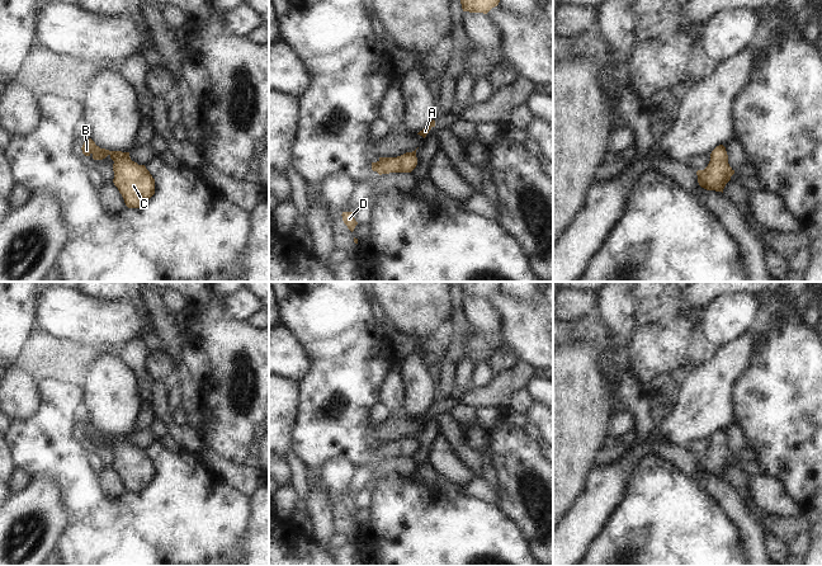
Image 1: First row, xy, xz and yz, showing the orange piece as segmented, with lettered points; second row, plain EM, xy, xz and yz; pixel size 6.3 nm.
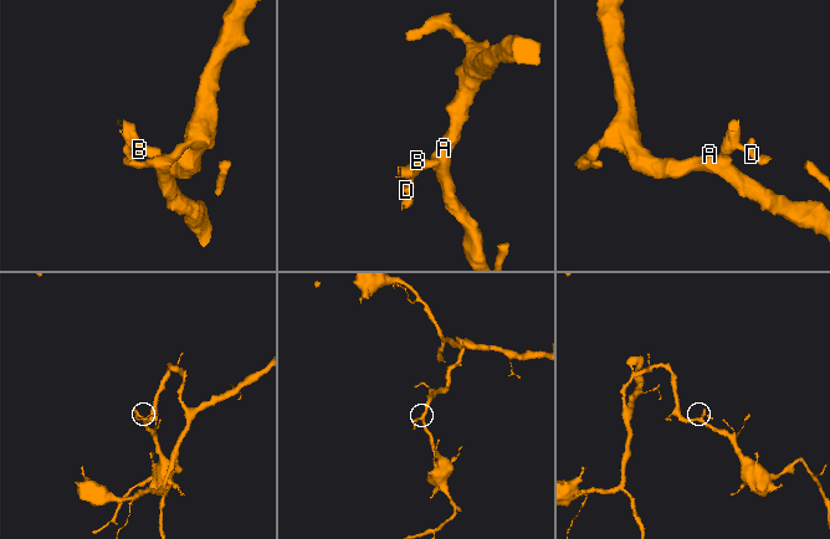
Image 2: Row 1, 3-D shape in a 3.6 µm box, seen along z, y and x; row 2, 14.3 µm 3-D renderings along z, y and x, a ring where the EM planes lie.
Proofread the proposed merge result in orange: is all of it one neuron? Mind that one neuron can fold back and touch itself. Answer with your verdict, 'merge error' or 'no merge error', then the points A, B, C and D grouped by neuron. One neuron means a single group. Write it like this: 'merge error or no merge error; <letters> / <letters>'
no merge error; A B C D

